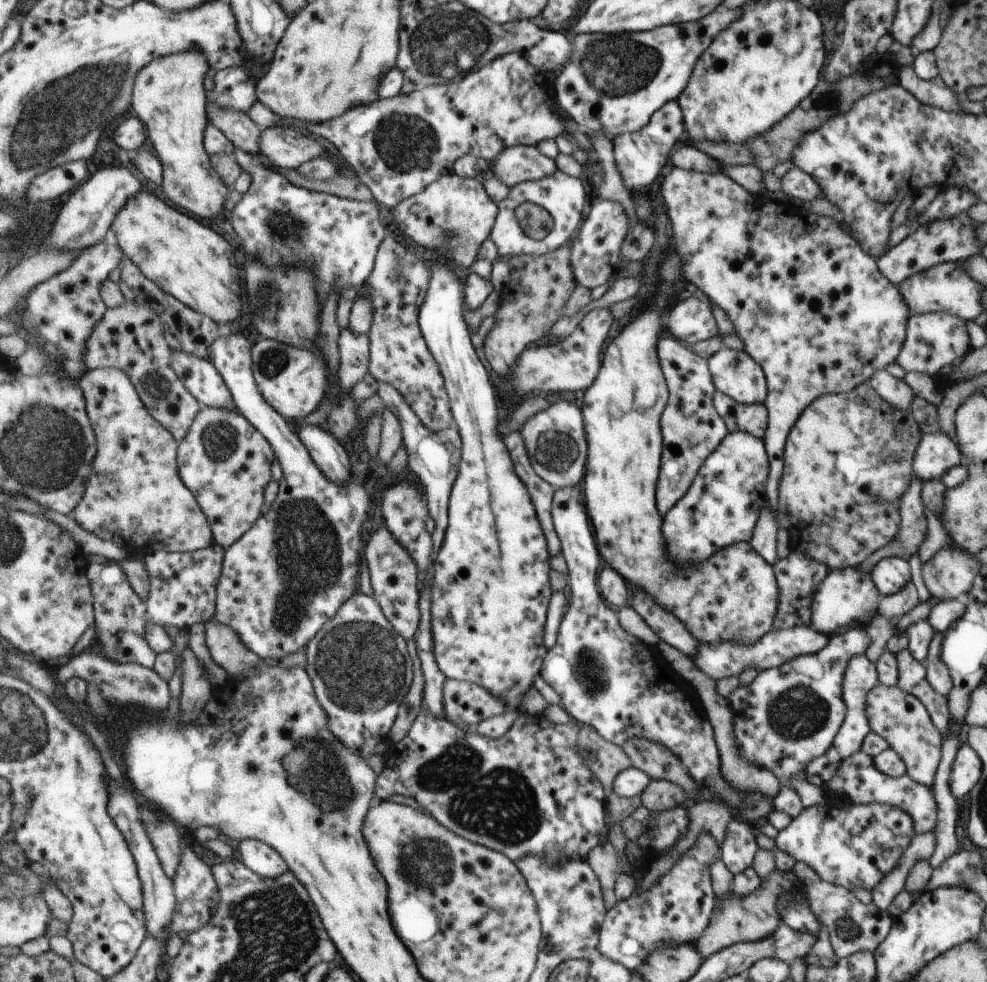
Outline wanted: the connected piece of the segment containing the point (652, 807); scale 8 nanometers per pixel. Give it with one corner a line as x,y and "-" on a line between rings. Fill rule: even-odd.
650,779
640,794
640,804
652,814
681,805
685,798
685,792
680,786
665,779

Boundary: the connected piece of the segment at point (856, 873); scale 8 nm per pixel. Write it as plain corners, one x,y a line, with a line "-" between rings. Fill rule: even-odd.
832,799
817,806
803,808
791,819
786,829
777,833
774,843
778,851
807,864
821,880
853,893
856,888
871,891
886,876
885,873
891,873
898,866
900,857
914,836
914,820
899,807
883,803
856,805
846,800
845,803
839,803
839,800

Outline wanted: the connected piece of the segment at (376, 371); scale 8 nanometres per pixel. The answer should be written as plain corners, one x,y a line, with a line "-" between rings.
393,231
382,242
374,272
359,295
367,293
374,300
375,314
370,338
370,374
388,382
401,392
416,415
431,430
449,429
456,422
450,394
442,368
429,348
420,329
420,309
430,289
432,272
419,260
402,238

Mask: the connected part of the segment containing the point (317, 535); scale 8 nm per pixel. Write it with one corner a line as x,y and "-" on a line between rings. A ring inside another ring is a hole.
224,333
210,346
210,358
231,389
239,412
254,423
274,447
283,476
279,496
269,512
263,514
253,529
226,549
218,584
216,613
211,619
232,626
242,636
243,642
262,659
280,662
286,656
307,648
311,640
338,616
339,609
359,592
361,547
366,544
363,541
363,522
369,510
369,496
365,488
352,478
343,485
327,478
300,436
293,432
291,422
263,398
253,372
252,348
251,342
241,333

